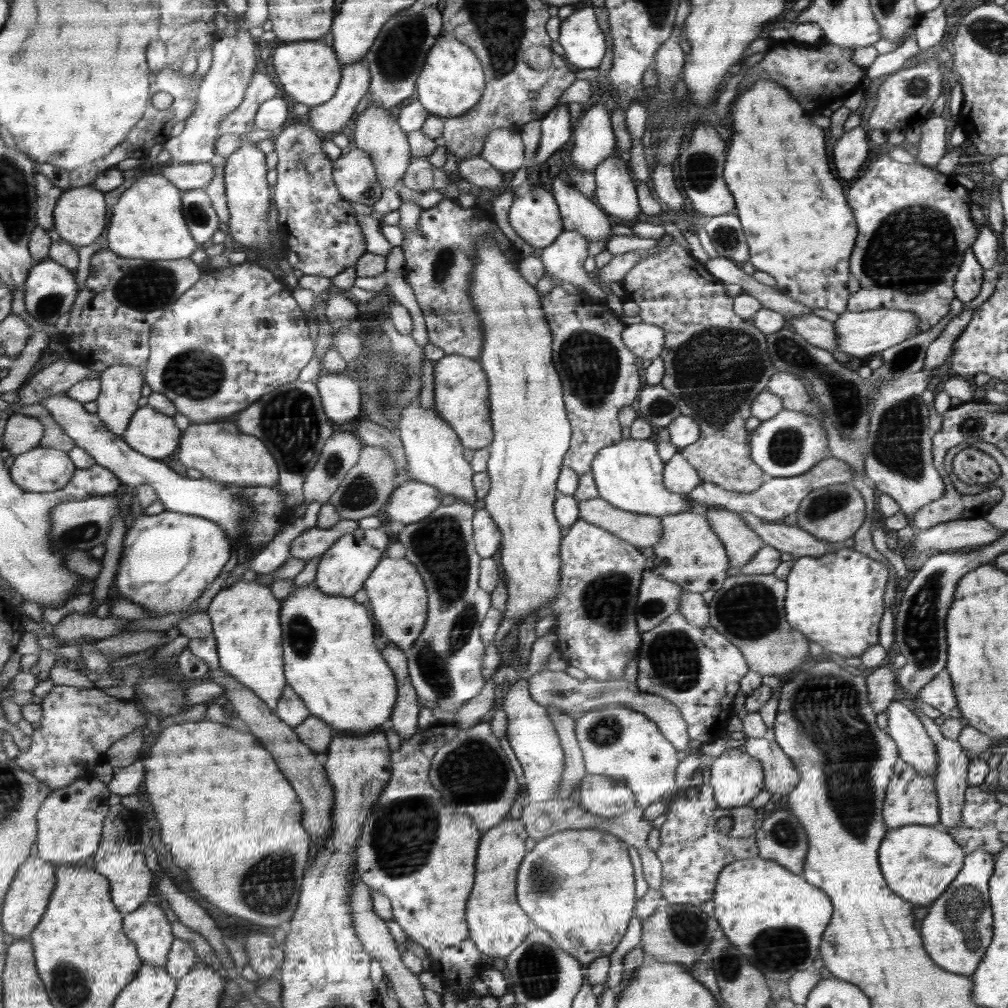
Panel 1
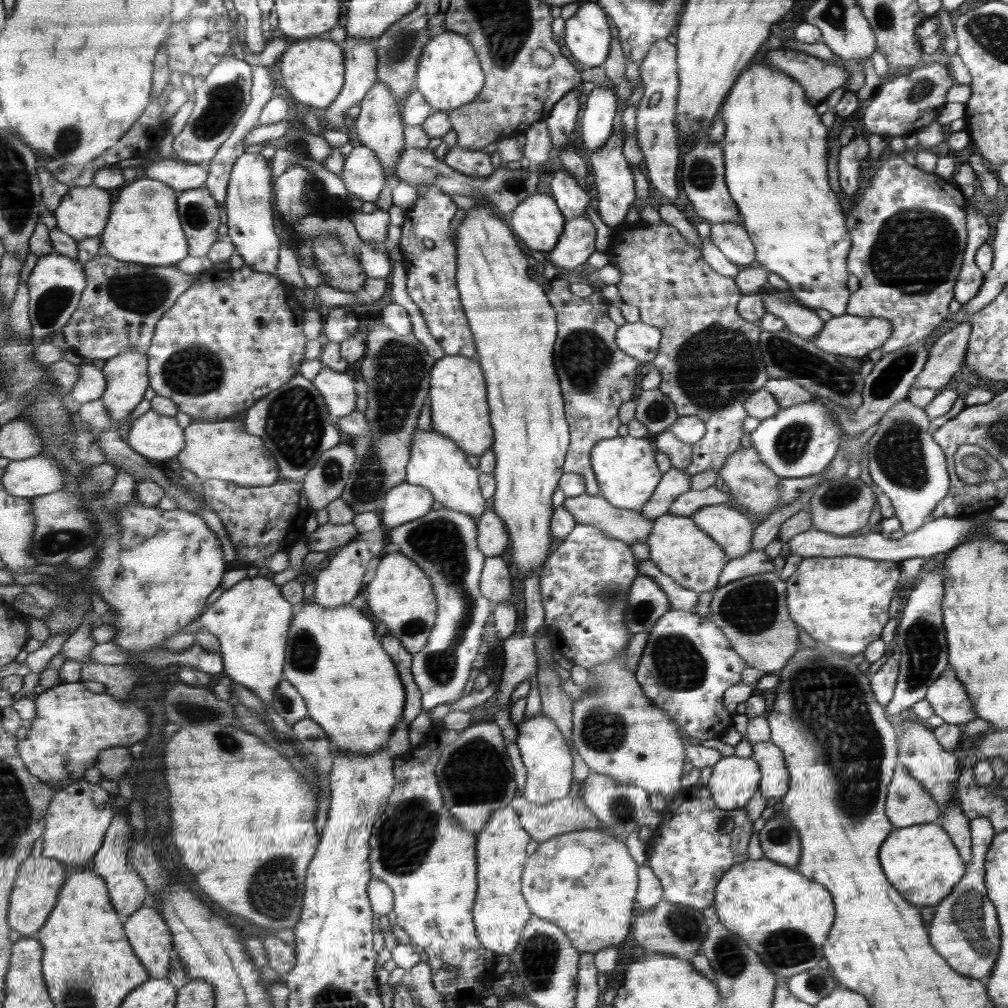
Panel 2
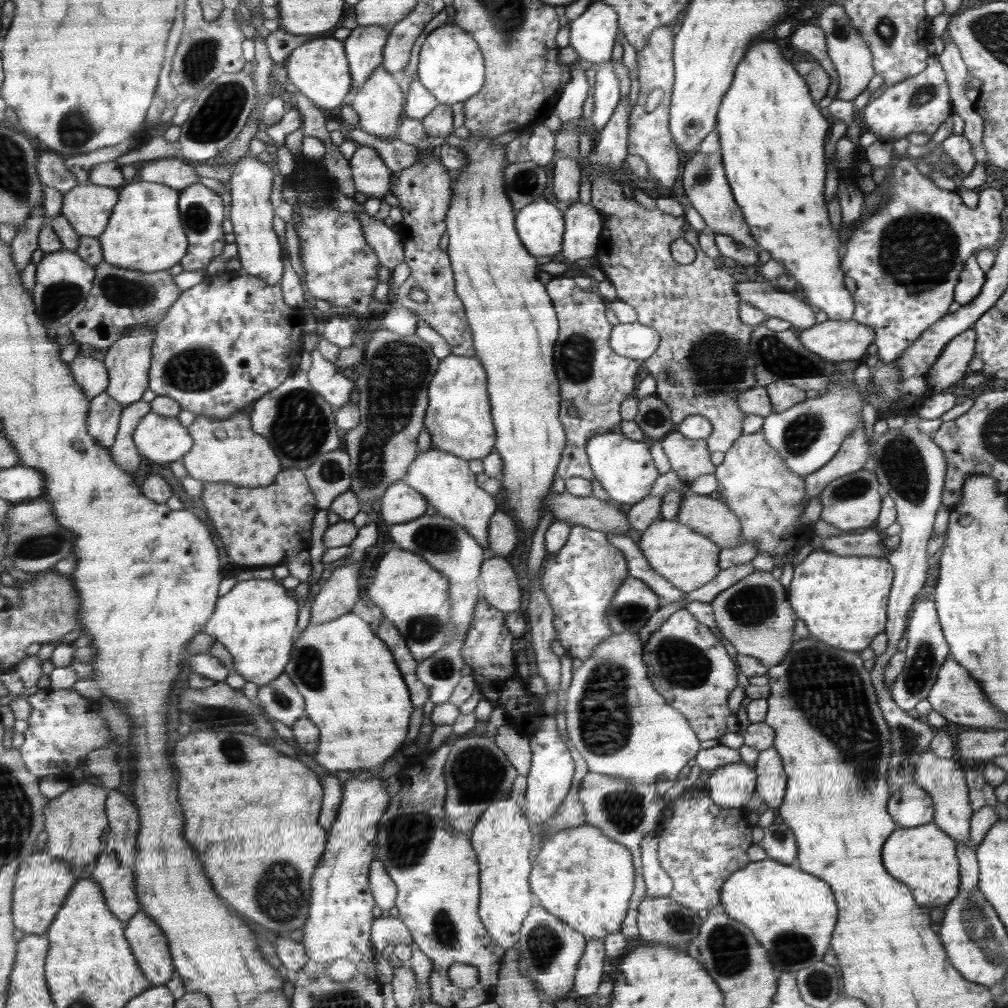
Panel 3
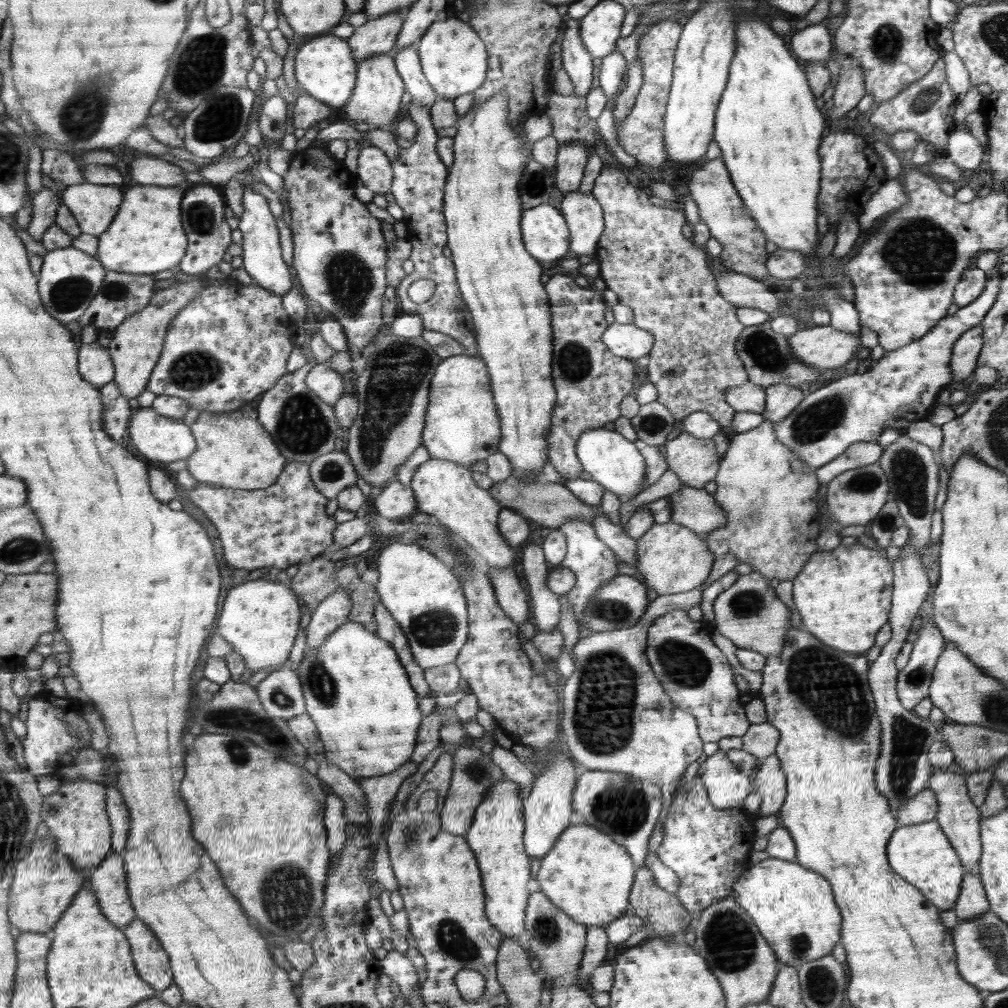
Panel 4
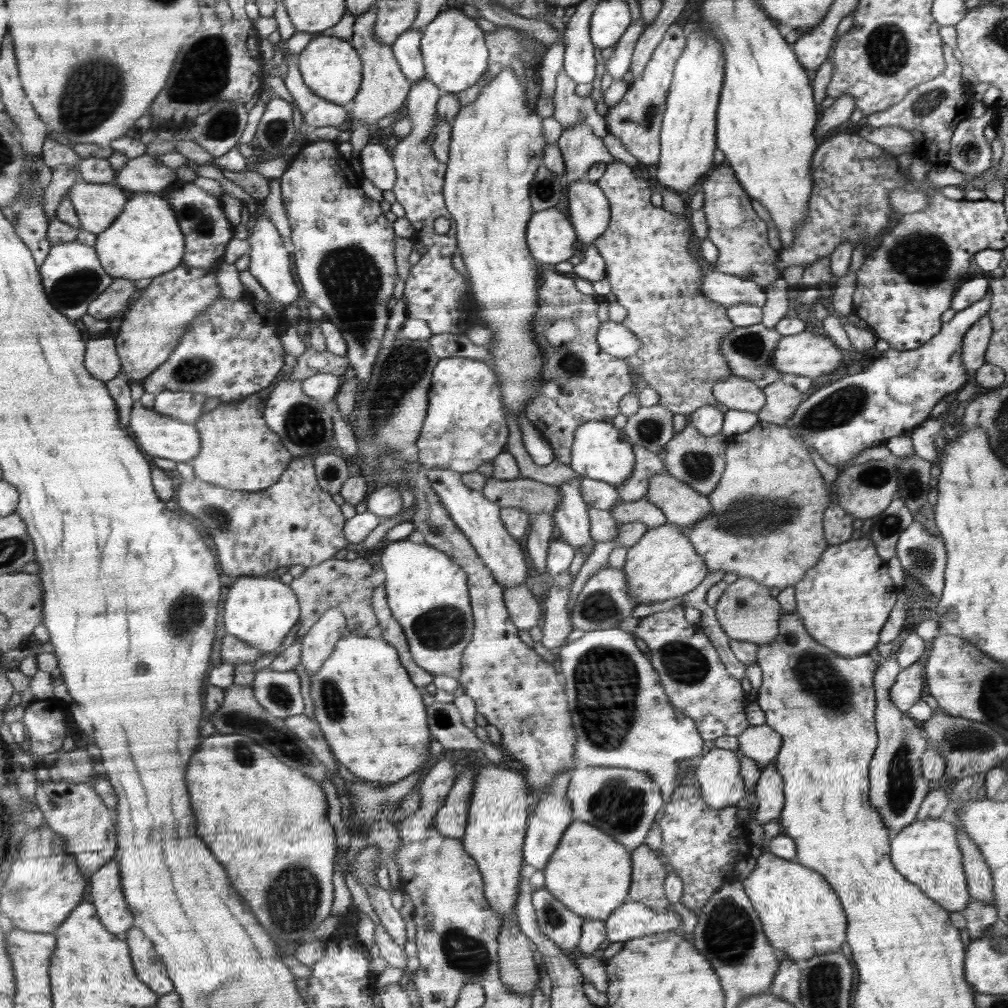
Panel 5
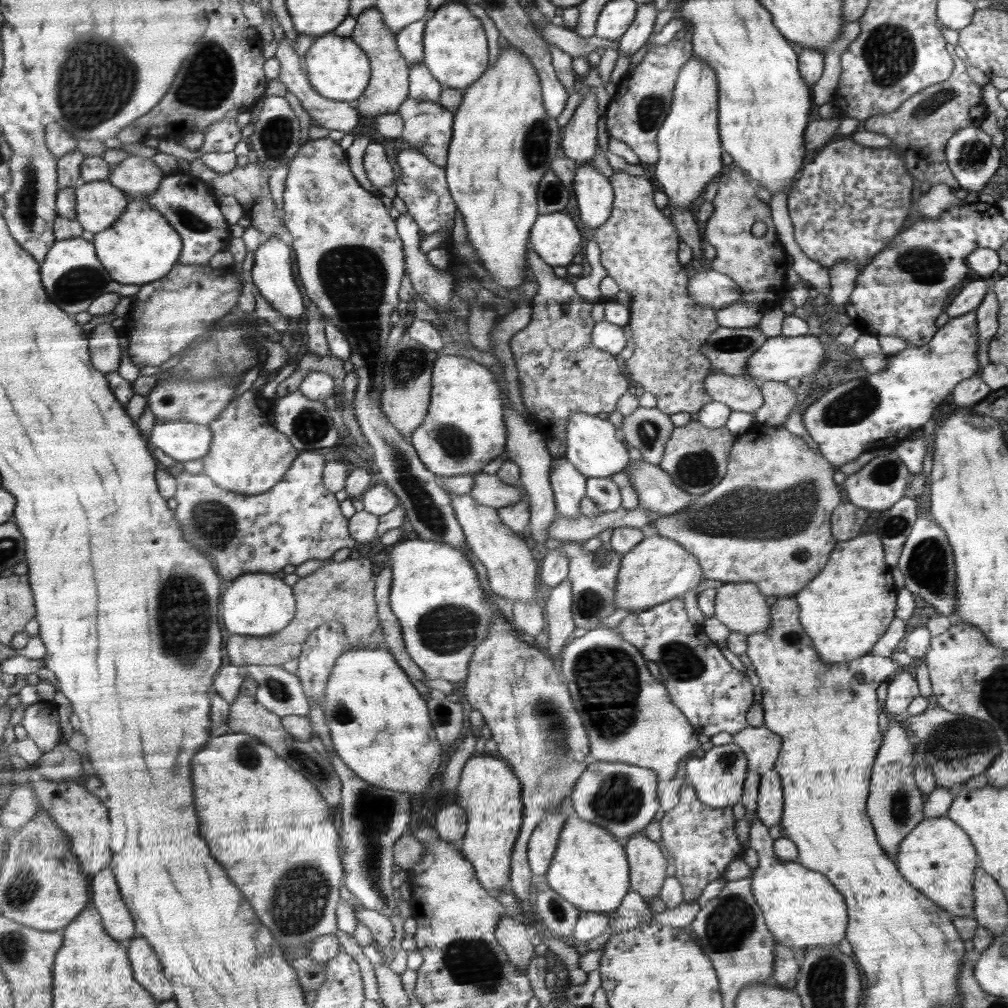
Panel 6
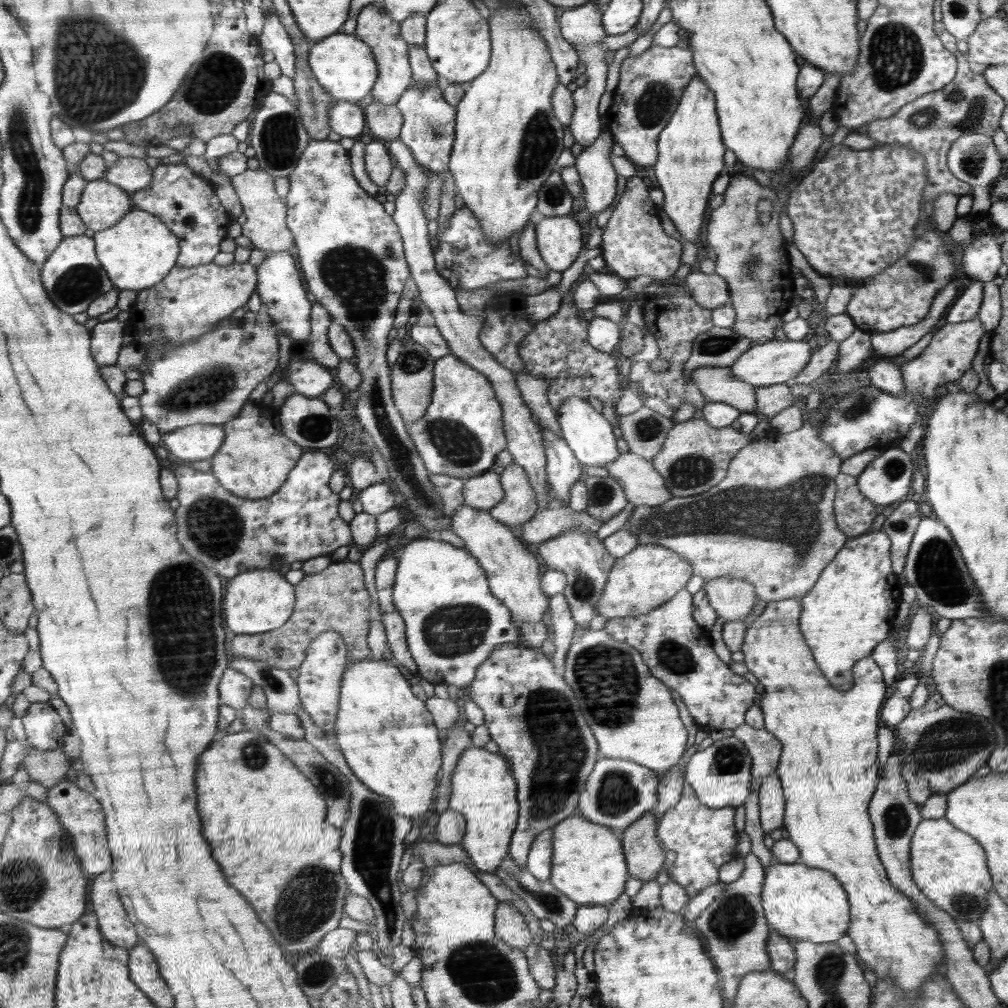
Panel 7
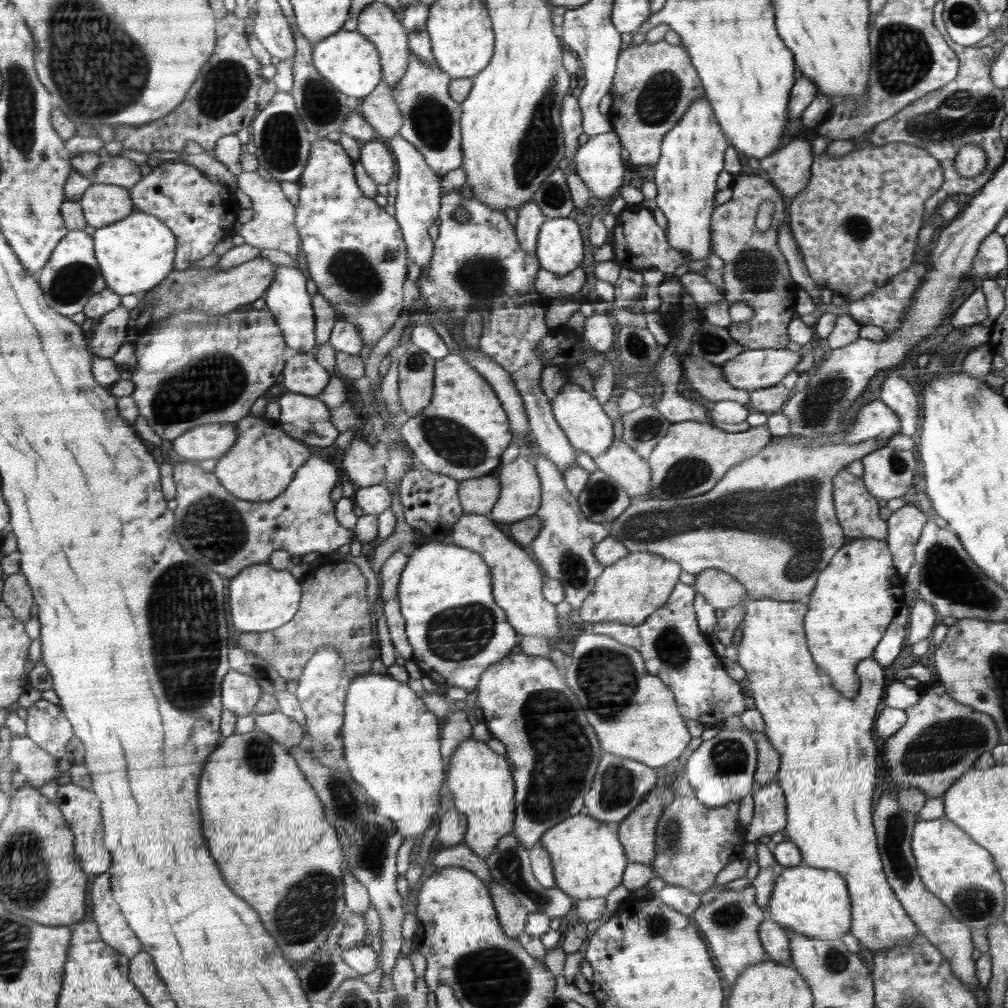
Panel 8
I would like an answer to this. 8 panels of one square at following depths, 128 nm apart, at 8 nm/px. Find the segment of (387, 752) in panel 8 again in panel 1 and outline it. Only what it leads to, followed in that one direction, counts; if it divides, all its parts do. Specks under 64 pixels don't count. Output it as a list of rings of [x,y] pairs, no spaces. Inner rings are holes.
[[[314,583],[301,588],[295,586],[292,595],[282,602],[280,630],[285,681],[304,701],[311,716],[321,718],[335,732],[348,732],[355,736],[369,734],[391,718],[396,703],[396,679],[374,646],[374,628],[362,604],[356,604],[352,597],[324,594]]]

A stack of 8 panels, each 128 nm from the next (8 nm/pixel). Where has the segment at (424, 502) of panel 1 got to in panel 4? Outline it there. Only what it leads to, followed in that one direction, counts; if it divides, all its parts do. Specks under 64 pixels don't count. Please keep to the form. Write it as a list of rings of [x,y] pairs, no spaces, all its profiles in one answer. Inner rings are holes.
[[[391,480],[378,494],[371,508],[384,518],[400,520],[418,514],[418,499],[410,485]]]

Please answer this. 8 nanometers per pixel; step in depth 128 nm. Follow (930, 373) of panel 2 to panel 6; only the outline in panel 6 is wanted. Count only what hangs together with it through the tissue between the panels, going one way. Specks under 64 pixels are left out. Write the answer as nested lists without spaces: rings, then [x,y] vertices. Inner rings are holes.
[[[989,290],[987,296],[978,308],[975,308],[978,316],[979,329],[979,367],[987,367],[991,364],[990,341],[999,330],[999,299],[995,292]]]

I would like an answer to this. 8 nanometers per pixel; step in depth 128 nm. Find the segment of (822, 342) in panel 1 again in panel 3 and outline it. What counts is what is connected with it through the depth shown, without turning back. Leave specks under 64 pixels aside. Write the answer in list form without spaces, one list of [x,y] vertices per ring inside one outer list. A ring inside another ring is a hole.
[[[754,277],[746,282],[740,281],[740,284],[736,285],[736,291],[741,302],[753,304],[768,317],[787,320],[796,331],[806,330],[816,324],[816,309],[798,298],[795,293],[786,290],[762,292],[758,279]]]

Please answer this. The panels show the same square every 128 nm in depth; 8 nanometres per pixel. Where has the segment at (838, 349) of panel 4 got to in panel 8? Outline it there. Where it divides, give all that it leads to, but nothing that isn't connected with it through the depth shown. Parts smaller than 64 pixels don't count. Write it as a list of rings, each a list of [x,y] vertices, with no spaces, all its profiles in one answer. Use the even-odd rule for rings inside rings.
[[[787,348],[745,350],[721,368],[726,380],[736,388],[753,391],[774,387],[790,371],[799,370],[803,351]]]

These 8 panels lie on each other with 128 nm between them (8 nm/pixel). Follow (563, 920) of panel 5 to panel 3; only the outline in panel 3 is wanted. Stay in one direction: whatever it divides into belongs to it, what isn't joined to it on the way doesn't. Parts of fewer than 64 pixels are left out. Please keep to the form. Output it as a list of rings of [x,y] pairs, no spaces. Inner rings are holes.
[[[536,905],[530,910],[527,918],[523,920],[522,930],[519,932],[519,942],[514,946],[520,953],[520,970],[525,972],[528,978],[535,981],[535,986],[543,993],[545,998],[562,998],[572,990],[572,984],[575,984],[574,974],[577,974],[580,958],[583,958],[582,952],[586,950],[587,939],[583,933],[578,932],[572,925],[564,924],[559,917],[548,912],[547,908]]]

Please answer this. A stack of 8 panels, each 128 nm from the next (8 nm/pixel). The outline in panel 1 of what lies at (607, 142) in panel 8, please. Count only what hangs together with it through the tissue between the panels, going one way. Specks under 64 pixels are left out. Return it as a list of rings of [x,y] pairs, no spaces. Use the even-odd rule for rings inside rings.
[[[563,231],[554,243],[537,251],[544,263],[545,276],[556,284],[563,280],[576,286],[582,286],[583,293],[596,299],[605,299],[606,294],[598,287],[591,274],[584,269],[584,260],[588,258],[589,240],[576,231]]]

